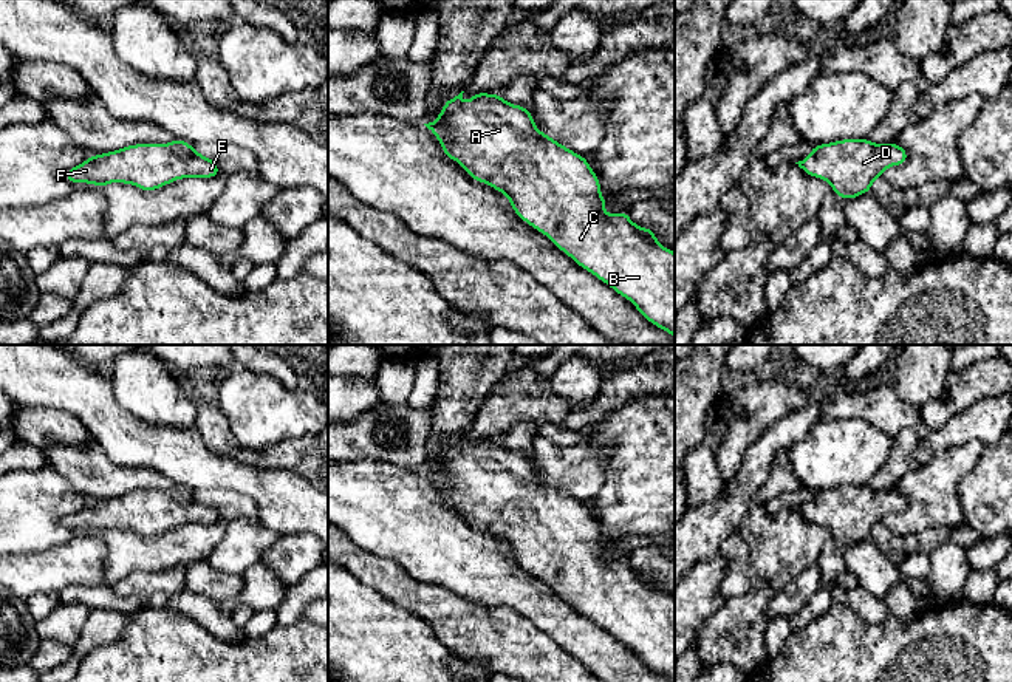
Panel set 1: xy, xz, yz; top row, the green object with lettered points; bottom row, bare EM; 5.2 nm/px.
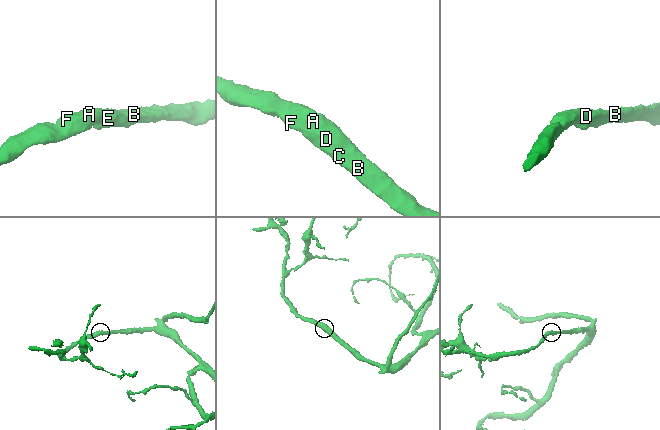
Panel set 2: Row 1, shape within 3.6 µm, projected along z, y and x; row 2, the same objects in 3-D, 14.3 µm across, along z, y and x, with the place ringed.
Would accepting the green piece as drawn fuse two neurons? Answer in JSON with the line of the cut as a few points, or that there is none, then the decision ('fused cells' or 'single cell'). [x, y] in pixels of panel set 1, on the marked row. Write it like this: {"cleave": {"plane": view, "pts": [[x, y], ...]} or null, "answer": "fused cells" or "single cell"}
{"cleave": null, "answer": "single cell"}

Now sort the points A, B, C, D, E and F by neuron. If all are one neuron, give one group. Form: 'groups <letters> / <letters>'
groups A B C D E F

